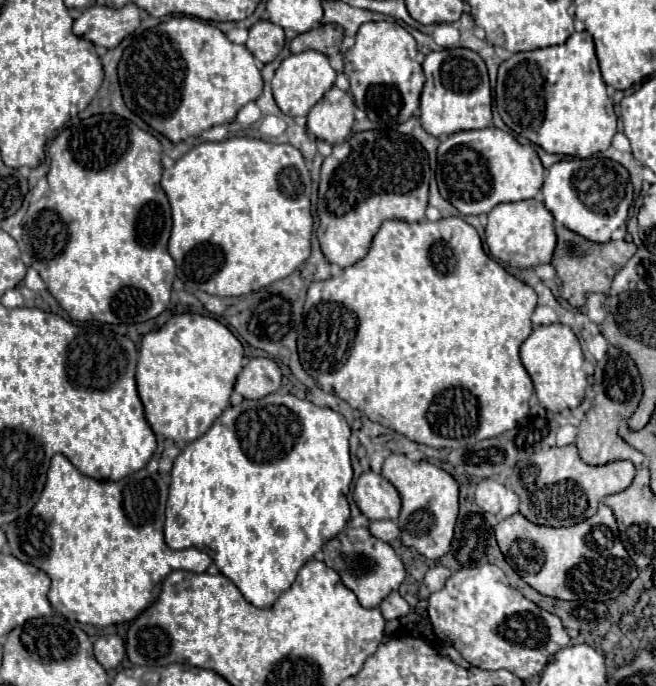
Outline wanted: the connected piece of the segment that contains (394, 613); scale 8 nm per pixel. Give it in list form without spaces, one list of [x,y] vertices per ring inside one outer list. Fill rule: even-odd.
[[[391,592],[379,606],[381,614],[385,620],[397,620],[397,618],[403,618],[409,614],[409,604],[401,598],[399,592]]]

